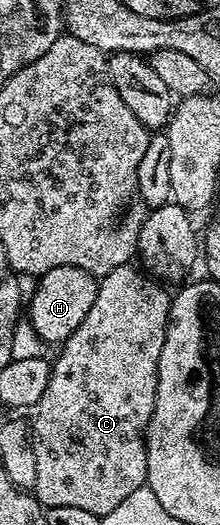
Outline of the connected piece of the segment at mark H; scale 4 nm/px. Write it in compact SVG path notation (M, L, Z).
M56 266L56 270L37 277L34 292L28 297L28 319L36 334L40 334L43 345L60 346L84 322L88 310L92 310L92 302L96 302L98 282L99 277L76 266Z

